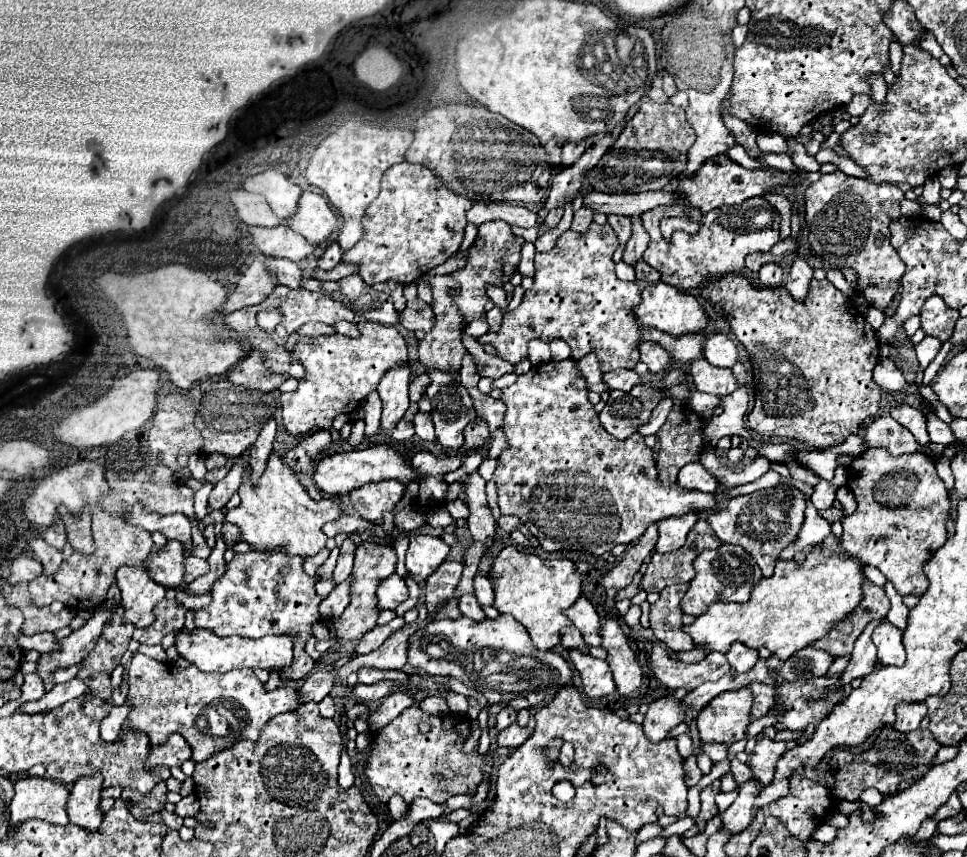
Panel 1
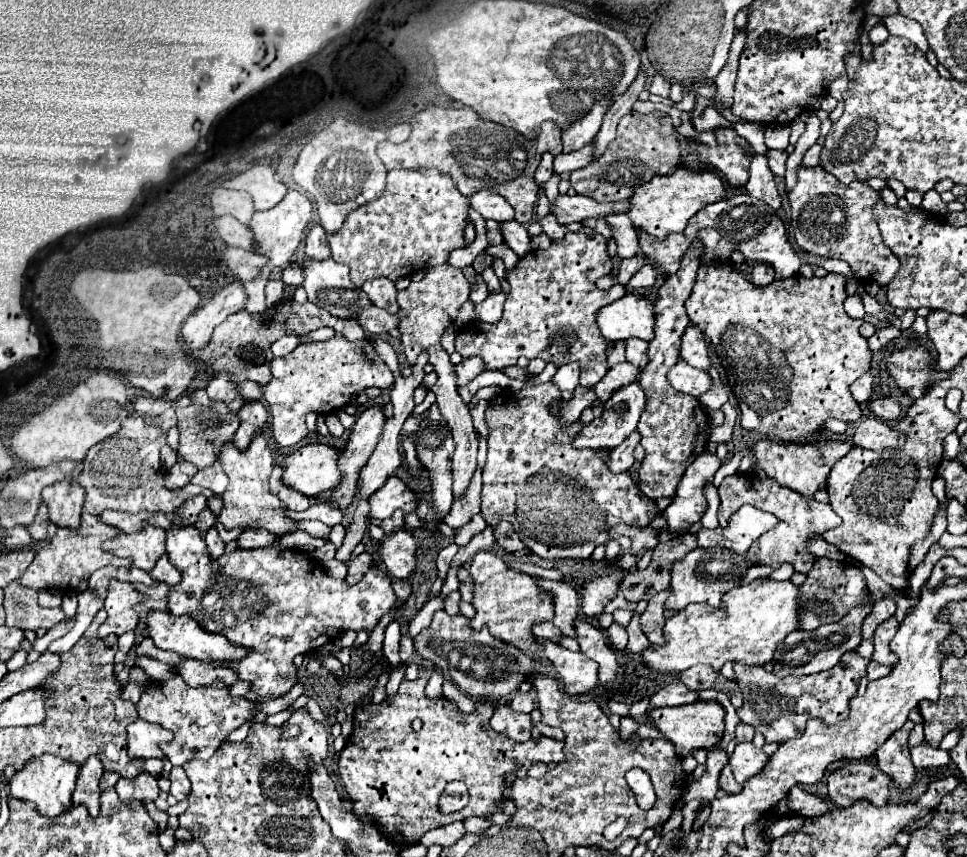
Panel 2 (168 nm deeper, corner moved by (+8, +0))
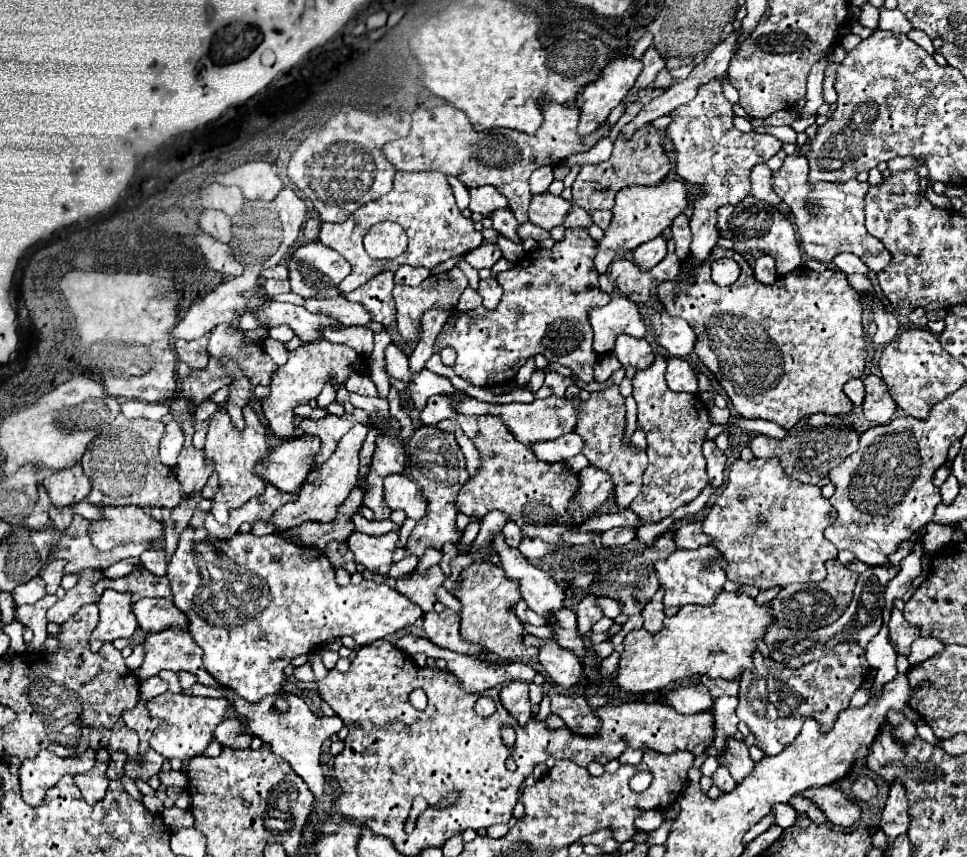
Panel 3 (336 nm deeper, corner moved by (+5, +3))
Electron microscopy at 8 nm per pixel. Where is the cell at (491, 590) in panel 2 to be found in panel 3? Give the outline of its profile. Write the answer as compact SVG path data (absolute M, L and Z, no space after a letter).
M476 561L460 573L458 585L460 589L454 591L454 597L462 603L462 611L460 611L462 639L480 645L484 651L494 653L502 661L524 657L526 655L524 653L526 647L522 643L524 629L520 619L514 615L514 611L510 611L510 607L514 607L514 603L522 597L518 595L518 583L510 583L510 579L506 579L500 567L486 561Z

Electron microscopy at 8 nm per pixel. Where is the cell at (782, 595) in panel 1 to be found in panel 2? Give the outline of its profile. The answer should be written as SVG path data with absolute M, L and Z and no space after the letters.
M759 578L751 584L741 584L733 590L729 590L723 596L723 606L713 608L707 604L691 604L685 610L677 612L673 618L667 620L663 634L665 634L665 644L663 646L651 646L649 650L643 650L643 662L661 674L675 674L681 670L687 670L695 664L709 664L717 672L721 666L729 660L737 660L743 664L765 664L773 660L773 654L777 646L781 646L787 638L787 634L799 630L801 626L801 586L785 580L785 582L775 582L771 578Z

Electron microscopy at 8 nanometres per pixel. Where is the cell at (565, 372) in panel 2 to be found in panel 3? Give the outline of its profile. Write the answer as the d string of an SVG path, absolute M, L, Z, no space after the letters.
M548 371L546 373L546 381L542 385L542 389L536 393L538 399L544 399L544 397L550 397L550 395L556 395L556 397L564 397L564 391L566 387L572 383L572 379L566 379L554 371Z

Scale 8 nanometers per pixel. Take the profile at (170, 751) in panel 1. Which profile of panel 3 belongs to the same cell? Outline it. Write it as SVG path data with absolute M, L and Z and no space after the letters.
M138 697L138 703L136 707L128 709L122 713L122 719L124 723L134 729L140 737L140 753L146 753L148 751L148 741L150 741L150 735L152 731L156 729L158 725L158 719L152 719L148 715L148 707L146 707L146 699L144 697Z

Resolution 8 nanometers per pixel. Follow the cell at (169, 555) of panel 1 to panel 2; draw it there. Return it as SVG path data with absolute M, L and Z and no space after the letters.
M145 524L139 534L123 534L119 538L107 540L103 550L121 558L131 558L135 568L151 572L155 562L165 554L165 538L167 530Z

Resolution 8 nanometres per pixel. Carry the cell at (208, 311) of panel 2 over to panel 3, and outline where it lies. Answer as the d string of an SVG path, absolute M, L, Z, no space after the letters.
M206 335L206 339L196 339L194 343L182 343L176 341L174 349L178 353L178 359L184 361L190 369L206 369L208 365L208 339L210 335Z

